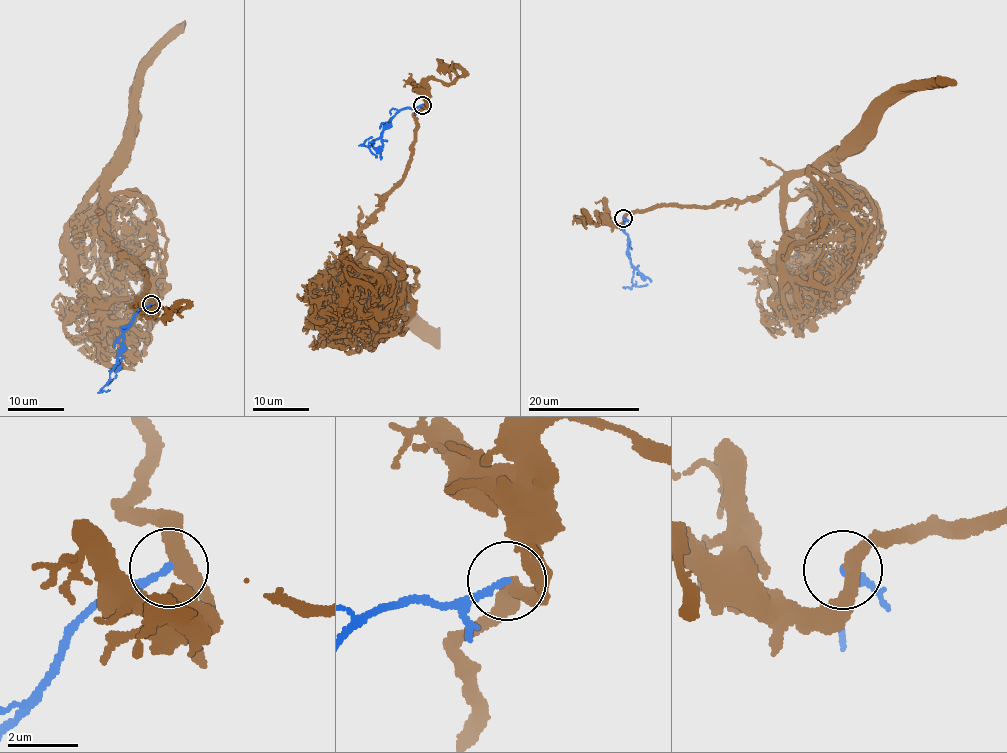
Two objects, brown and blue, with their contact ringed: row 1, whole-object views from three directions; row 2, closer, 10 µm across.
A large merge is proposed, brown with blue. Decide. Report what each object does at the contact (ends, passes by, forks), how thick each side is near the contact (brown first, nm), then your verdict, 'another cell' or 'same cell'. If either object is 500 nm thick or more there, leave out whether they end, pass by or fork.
brown passes by | blue ends | 380/180 nm | another cell

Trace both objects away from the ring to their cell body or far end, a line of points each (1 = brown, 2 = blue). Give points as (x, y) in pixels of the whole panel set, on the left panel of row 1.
1: (151, 304), (144, 295), (147, 283), (144, 265), (111, 244), (100, 228), (105, 174), (109, 169)
2: (151, 304), (136, 313), (123, 332), (123, 351), (102, 391), (110, 390)

